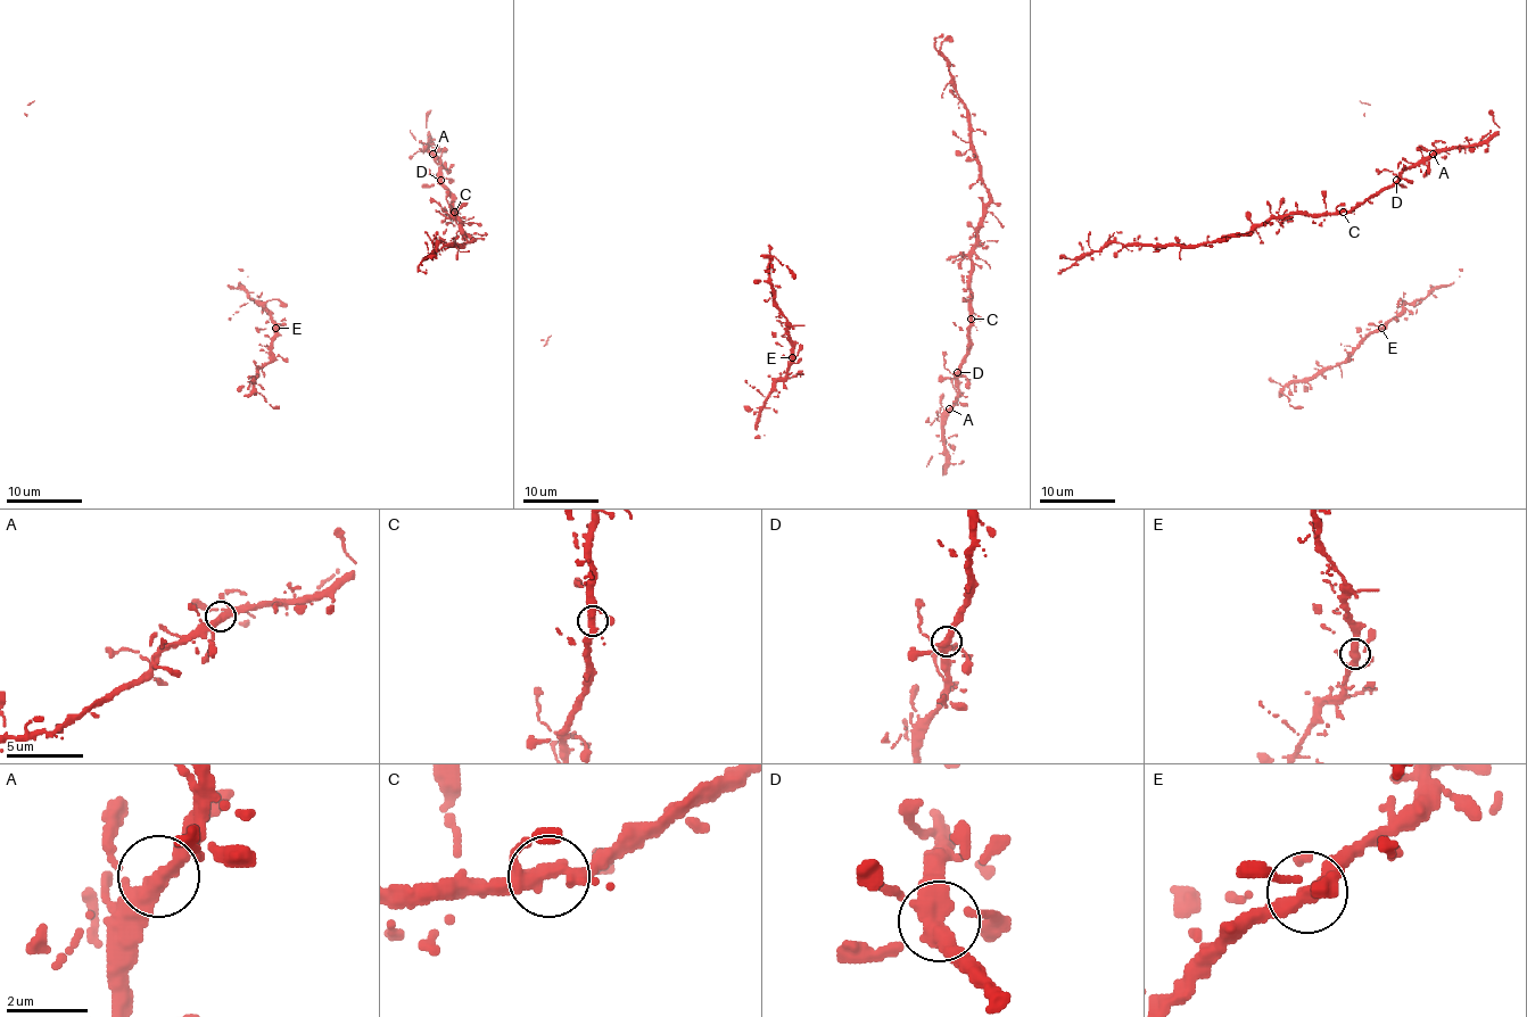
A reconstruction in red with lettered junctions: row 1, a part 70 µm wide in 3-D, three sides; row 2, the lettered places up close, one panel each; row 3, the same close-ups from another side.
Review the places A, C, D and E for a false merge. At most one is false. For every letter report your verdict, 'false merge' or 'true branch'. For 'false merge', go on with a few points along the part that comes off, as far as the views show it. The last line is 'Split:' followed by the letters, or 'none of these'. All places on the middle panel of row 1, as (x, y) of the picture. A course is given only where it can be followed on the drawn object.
A: true branch
C: true branch
D: true branch
E: true branch
Split: none of these

